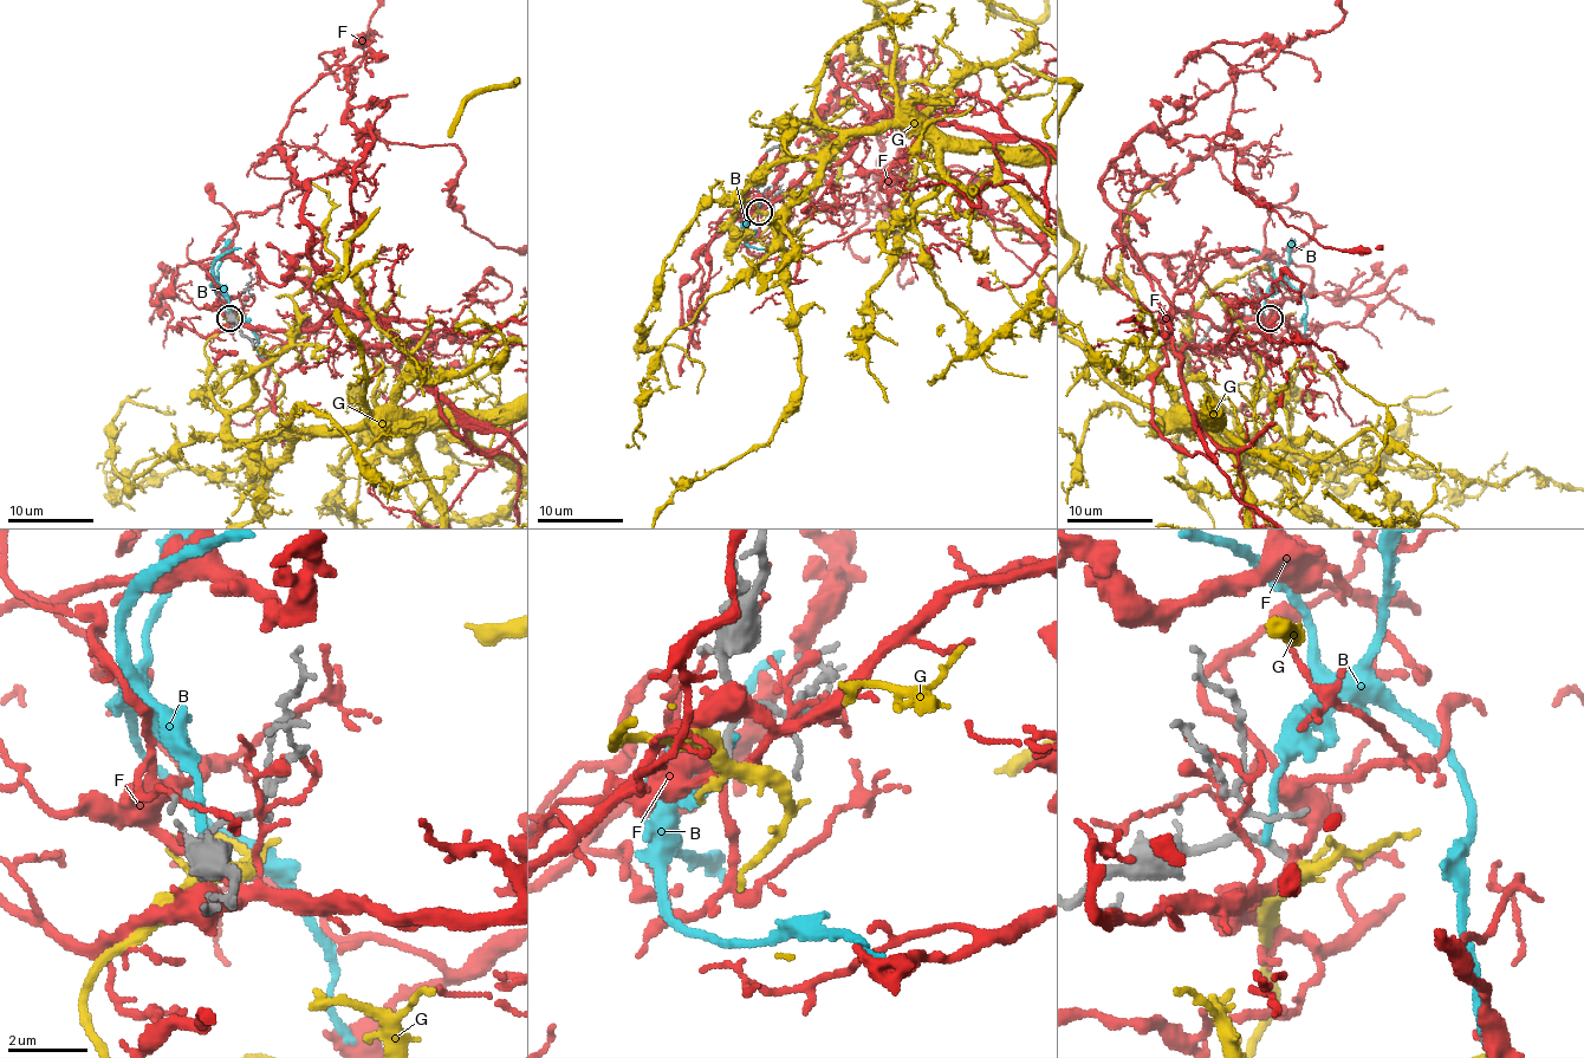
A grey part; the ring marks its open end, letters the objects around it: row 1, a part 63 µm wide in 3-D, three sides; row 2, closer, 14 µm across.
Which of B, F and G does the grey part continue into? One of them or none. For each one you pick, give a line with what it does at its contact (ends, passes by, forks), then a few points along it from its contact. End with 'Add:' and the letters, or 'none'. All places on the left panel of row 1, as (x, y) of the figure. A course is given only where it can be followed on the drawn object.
Add: none

